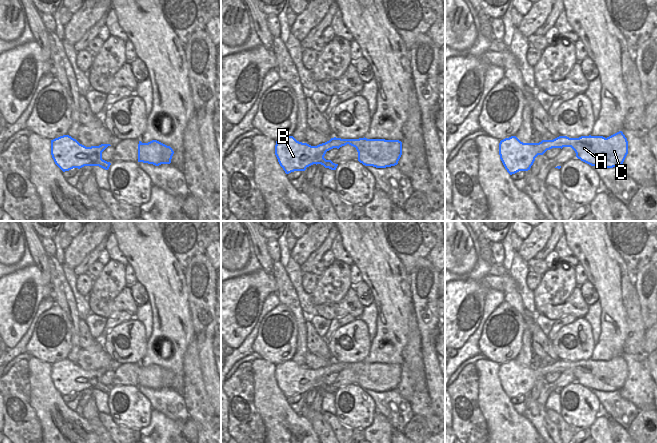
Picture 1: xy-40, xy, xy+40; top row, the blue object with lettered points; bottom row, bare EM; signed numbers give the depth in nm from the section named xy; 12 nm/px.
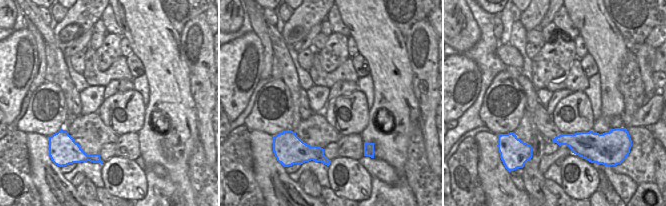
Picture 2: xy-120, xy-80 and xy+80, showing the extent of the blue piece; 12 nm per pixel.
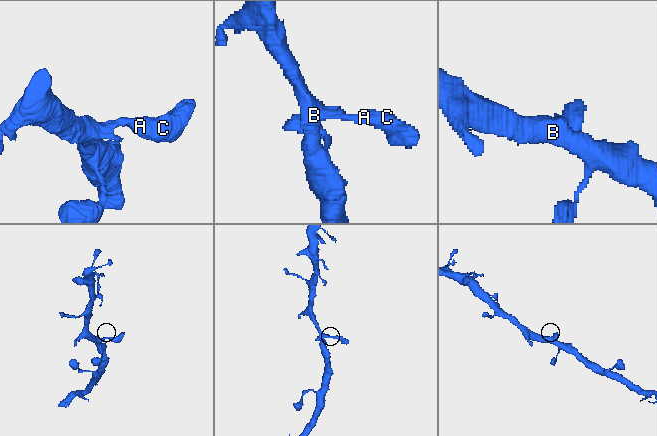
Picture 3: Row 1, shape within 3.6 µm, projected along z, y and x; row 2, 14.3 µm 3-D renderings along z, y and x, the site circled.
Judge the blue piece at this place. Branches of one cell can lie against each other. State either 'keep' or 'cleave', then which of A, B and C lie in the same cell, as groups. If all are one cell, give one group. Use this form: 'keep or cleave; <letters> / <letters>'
keep; A B C

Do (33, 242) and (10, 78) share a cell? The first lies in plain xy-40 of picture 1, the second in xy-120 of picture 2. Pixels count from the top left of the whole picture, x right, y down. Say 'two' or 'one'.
two

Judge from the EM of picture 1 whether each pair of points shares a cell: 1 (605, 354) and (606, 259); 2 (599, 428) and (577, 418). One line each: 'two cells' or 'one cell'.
1: one cell
2: two cells

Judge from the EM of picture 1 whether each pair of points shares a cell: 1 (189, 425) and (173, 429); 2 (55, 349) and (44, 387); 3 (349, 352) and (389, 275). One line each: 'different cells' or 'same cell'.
1: different cells
2: different cells
3: different cells

